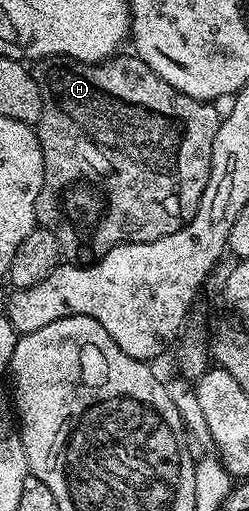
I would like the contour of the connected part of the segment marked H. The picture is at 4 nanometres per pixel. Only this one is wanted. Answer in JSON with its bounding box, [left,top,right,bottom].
[30,54,220,266]

